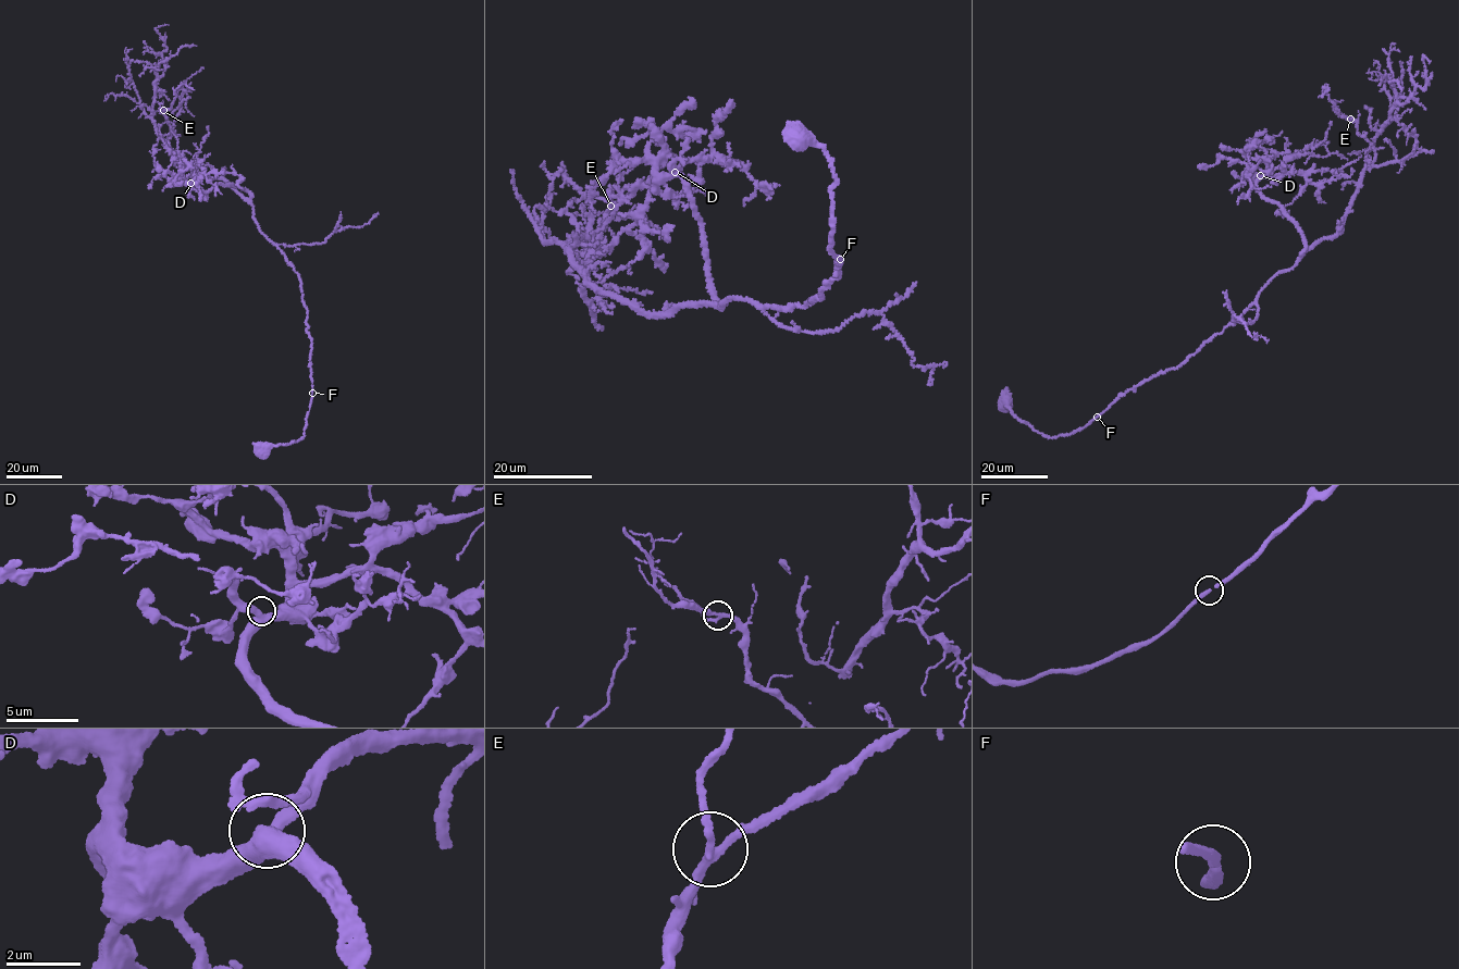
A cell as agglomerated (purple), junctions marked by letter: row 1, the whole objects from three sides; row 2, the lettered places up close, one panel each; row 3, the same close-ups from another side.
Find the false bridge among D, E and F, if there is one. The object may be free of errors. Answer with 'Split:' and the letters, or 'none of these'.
Split: none of these

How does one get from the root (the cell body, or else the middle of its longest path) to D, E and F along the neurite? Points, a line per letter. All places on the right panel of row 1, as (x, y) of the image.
D: (1008, 400), (1034, 430), (1067, 436), (1233, 323), (1305, 246), (1282, 207), (1260, 196), (1260, 175)
E: (1008, 400), (1034, 430), (1067, 436), (1233, 323), (1265, 285), (1344, 225), (1375, 153), (1350, 119)
F: (1008, 400), (1005, 406), (1021, 421), (1054, 438), (1078, 431), (1097, 417)

